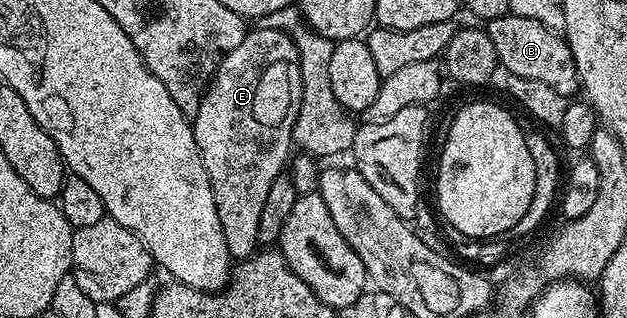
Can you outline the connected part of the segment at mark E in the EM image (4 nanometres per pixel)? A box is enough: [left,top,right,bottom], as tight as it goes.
[193,26,302,262]

